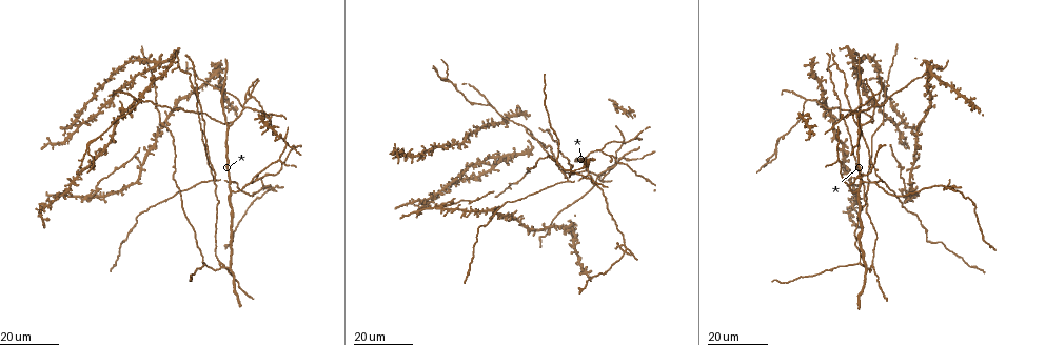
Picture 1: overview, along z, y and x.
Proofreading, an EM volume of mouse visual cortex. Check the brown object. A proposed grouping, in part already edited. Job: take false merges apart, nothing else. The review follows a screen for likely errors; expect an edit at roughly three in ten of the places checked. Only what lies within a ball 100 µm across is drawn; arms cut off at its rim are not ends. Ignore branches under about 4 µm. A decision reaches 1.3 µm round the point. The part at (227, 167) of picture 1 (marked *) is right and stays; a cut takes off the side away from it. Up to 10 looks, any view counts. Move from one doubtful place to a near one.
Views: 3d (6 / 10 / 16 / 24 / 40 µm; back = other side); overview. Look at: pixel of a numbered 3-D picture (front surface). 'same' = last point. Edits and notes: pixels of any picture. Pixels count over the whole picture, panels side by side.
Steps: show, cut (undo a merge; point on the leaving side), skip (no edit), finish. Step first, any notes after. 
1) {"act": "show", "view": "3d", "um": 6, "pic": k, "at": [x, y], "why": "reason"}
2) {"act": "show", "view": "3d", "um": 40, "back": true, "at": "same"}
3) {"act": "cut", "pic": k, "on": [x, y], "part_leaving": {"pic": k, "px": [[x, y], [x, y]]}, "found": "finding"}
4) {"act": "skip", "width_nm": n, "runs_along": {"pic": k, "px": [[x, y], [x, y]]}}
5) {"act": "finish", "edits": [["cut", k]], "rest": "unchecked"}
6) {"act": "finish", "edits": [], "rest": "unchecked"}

{"act": "show", "view": "3d", "um": 24, "pic": 1, "at": [233, 190], "why": "three-way junction"}

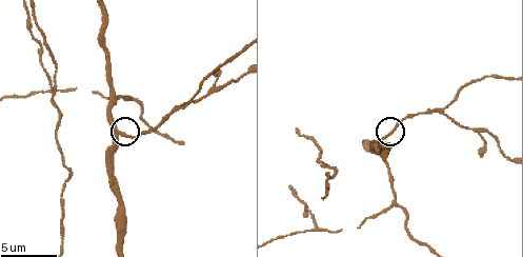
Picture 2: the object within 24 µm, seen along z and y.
{"act": "show", "view": "3d", "um": 10, "pic": 2, "at": [384, 137]}

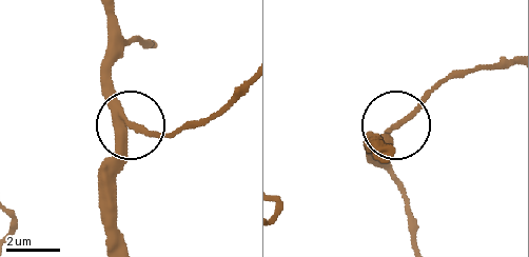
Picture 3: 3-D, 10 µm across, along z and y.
{"act": "skip", "width_nm": 320, "runs_along": {"pic": 3, "px": [[106, 15], [113, 103], [152, 132], [176, 132]]}, "found": "all the same neuron"}

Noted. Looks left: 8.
{"act": "show", "view": "3d", "um": 6, "pic": 2, "at": [51, 88], "why": "three-way junction"}

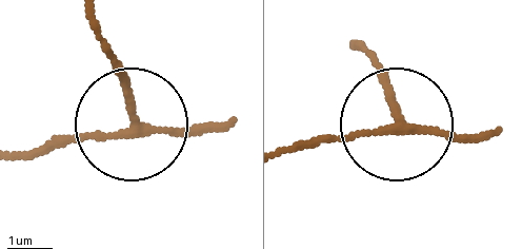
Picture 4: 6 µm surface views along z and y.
{"act": "skip", "width_nm": 160, "runs_along": {"pic": 4, "px": [[355, 39], [381, 73], [396, 126], [286, 152]]}, "found": "one neuron here"}

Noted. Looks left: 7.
{"act": "show", "view": "3d", "um": 16, "pic": 1, "at": [628, 250], "why": "looks like a crossing"}

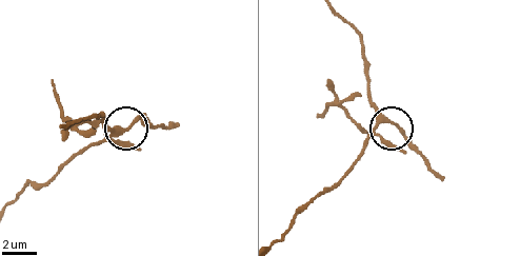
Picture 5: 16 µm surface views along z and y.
{"act": "show", "view": "3d", "um": 10, "pic": 5, "at": [115, 135]}

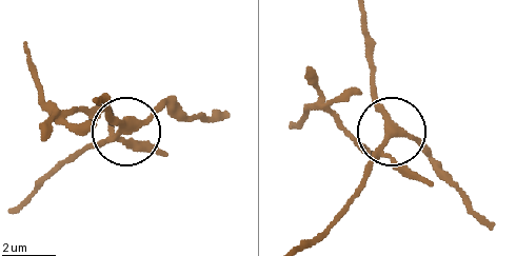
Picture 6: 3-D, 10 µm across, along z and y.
{"act": "cut", "pic": 6, "on": [151, 144], "side_arm_um": 5, "part_leaving": {"pic": 6, "px": [[381, 157], [363, 150], [322, 112], [291, 128]]}, "found": "a second neuron is stuck on"}

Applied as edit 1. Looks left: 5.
{"act": "show", "view": "overview", "why": "redraw"}

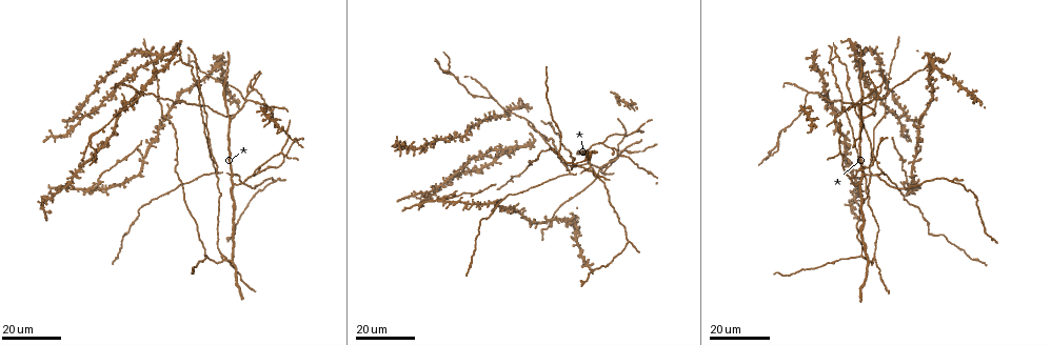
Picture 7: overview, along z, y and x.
{"act": "show", "view": "3d", "um": 16, "pic": 7, "at": [872, 257], "why": "three arms meet"}

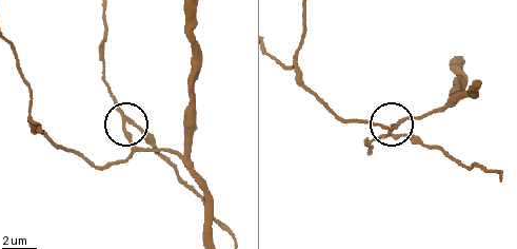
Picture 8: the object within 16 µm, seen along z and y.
{"act": "show", "view": "3d", "um": 10, "pic": 8, "at": [398, 134]}

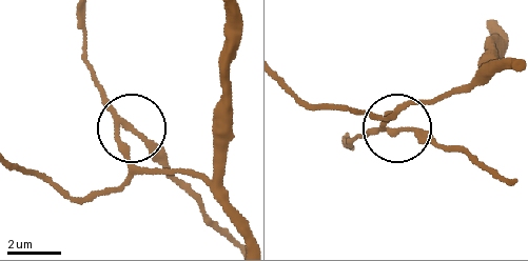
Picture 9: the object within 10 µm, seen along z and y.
{"act": "cut", "pic": 9, "on": [142, 140], "arms": 3, "part_leaving": {"pic": 9, "px": [[117, 114], [226, 240]]}, "found": "two neurons meet here"}

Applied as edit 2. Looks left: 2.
{"act": "show", "view": "3d", "um": 16, "pic": 7, "at": [206, 251]}

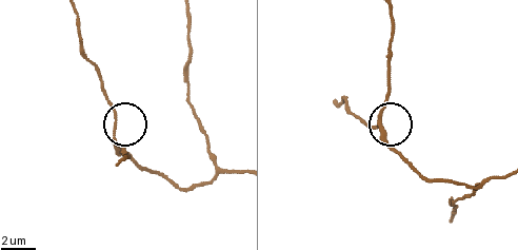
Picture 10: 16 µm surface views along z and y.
{"act": "show", "view": "3d", "um": 6, "pic": 10, "at": [379, 122], "why": "closer look"}

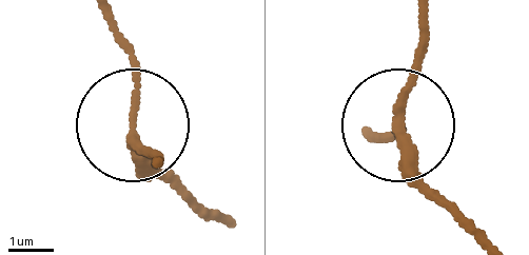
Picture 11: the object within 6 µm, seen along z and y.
{"act": "skip", "width_nm": 190, "found": "continuous, no second neuron"}

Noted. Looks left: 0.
{"act": "finish", "edits": [["cut", 6], ["cut", 9]], "rest": "unchecked"}

